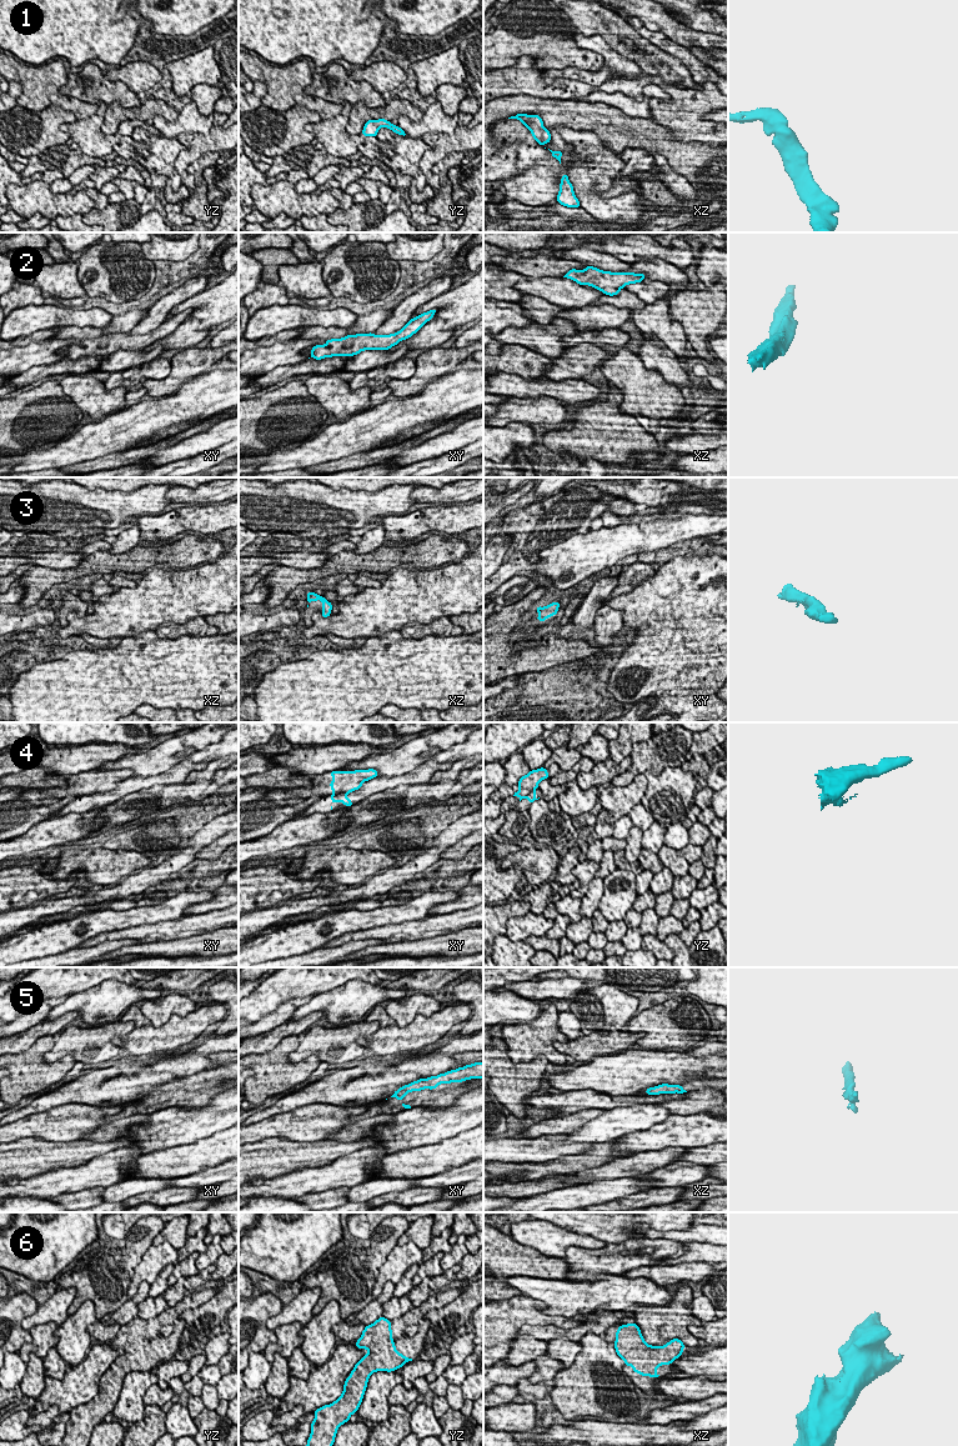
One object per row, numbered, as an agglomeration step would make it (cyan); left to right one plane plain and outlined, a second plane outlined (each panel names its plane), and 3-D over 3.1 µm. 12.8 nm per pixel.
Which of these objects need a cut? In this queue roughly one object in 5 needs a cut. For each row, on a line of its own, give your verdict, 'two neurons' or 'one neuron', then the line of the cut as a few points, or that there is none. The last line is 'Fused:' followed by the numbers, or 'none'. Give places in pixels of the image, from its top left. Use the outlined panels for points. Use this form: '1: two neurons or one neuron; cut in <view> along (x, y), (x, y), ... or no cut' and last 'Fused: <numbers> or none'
1: one neuron; no cut
2: one neuron; no cut
3: one neuron; no cut
4: two neurons; cut in xy along (347, 791), (332, 795)
5: one neuron; no cut
6: one neuron; no cut
Fused: 4

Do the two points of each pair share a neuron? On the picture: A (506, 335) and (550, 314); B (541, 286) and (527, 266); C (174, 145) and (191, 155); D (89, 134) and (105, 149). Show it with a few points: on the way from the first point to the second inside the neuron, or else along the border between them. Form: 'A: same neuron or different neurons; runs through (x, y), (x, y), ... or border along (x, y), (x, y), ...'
A: different neurons; border along (556, 316), (548, 324), (537, 324)
B: different neurons; border along (562, 276), (540, 276), (533, 279)
C: different neurons; border along (187, 146), (184, 150)
D: same neuron; runs through (93, 138), (101, 145)

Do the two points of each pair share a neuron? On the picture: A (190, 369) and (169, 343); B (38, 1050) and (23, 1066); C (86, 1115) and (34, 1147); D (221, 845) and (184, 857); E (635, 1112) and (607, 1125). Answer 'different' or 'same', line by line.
A: different
B: same
C: different
D: different
E: same

